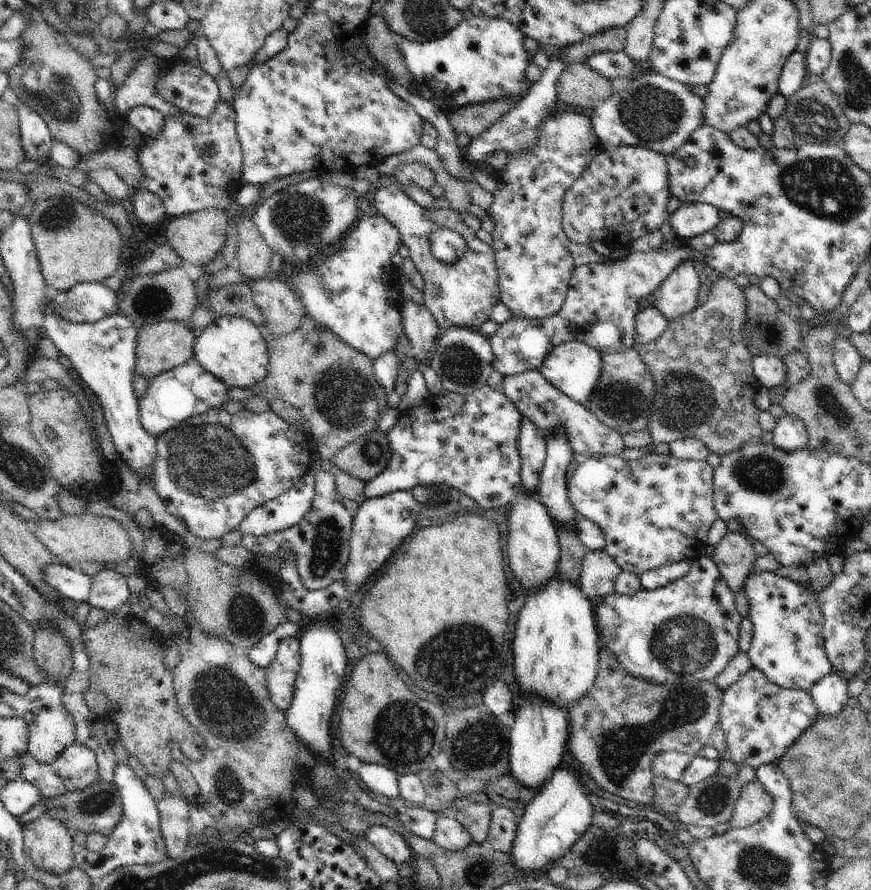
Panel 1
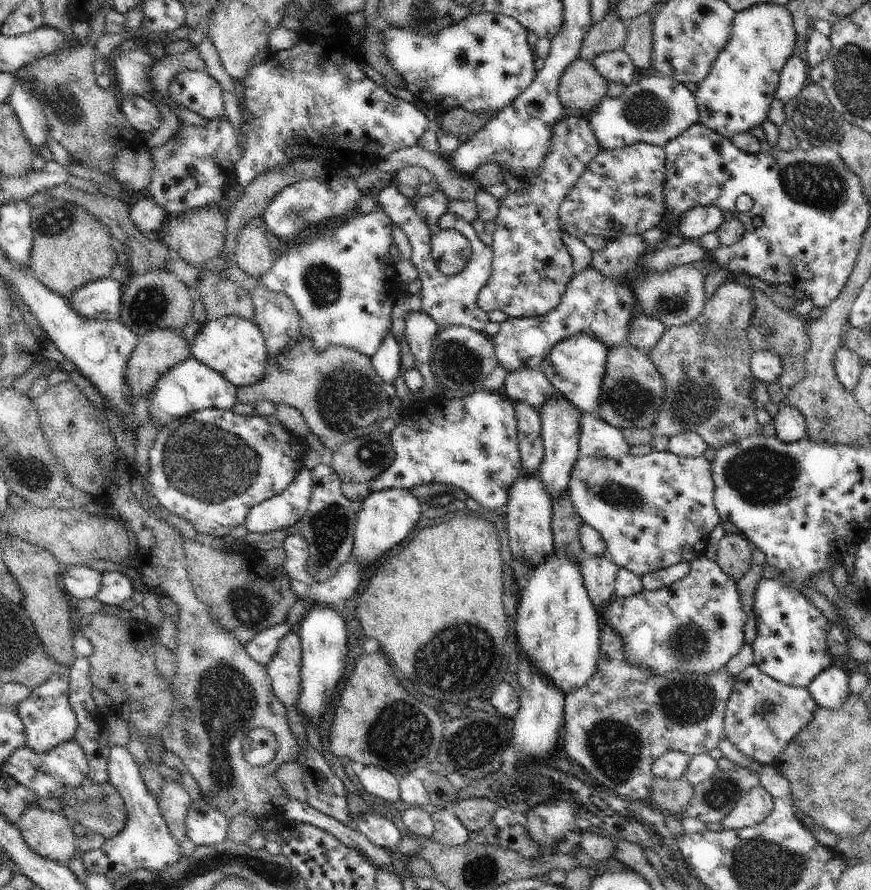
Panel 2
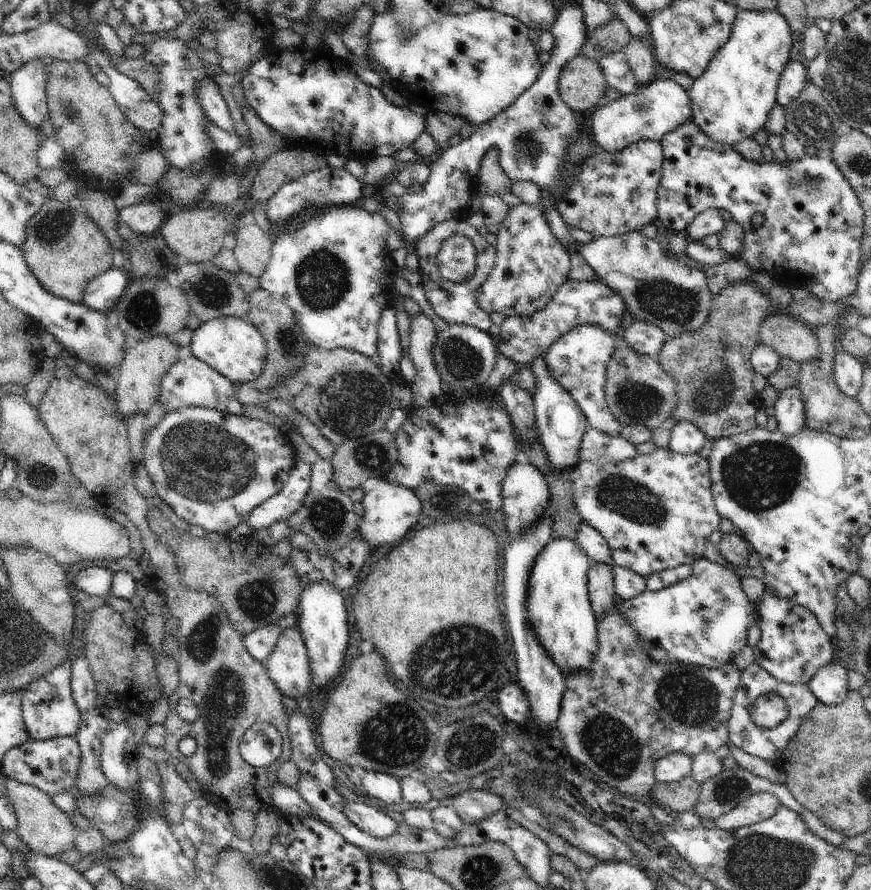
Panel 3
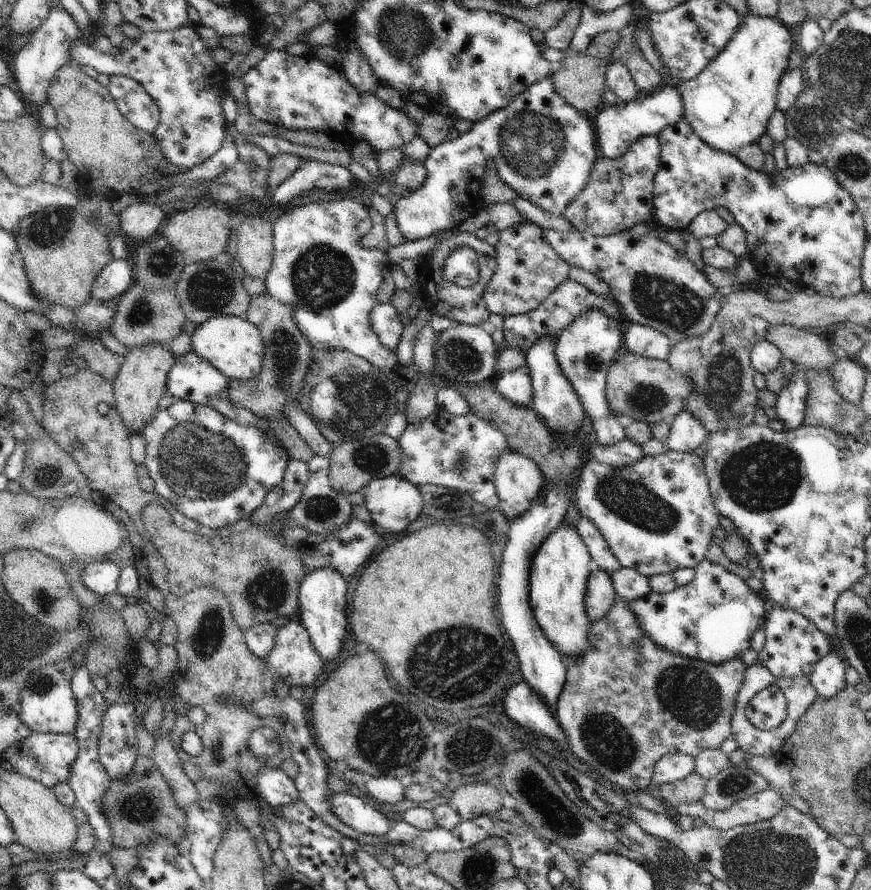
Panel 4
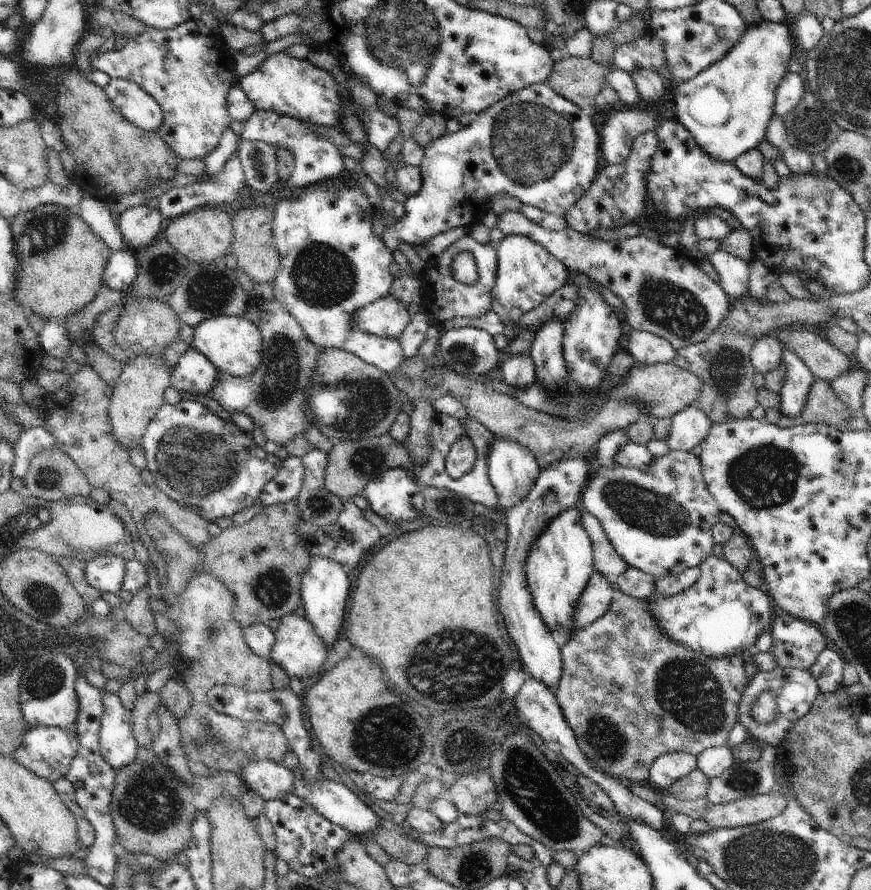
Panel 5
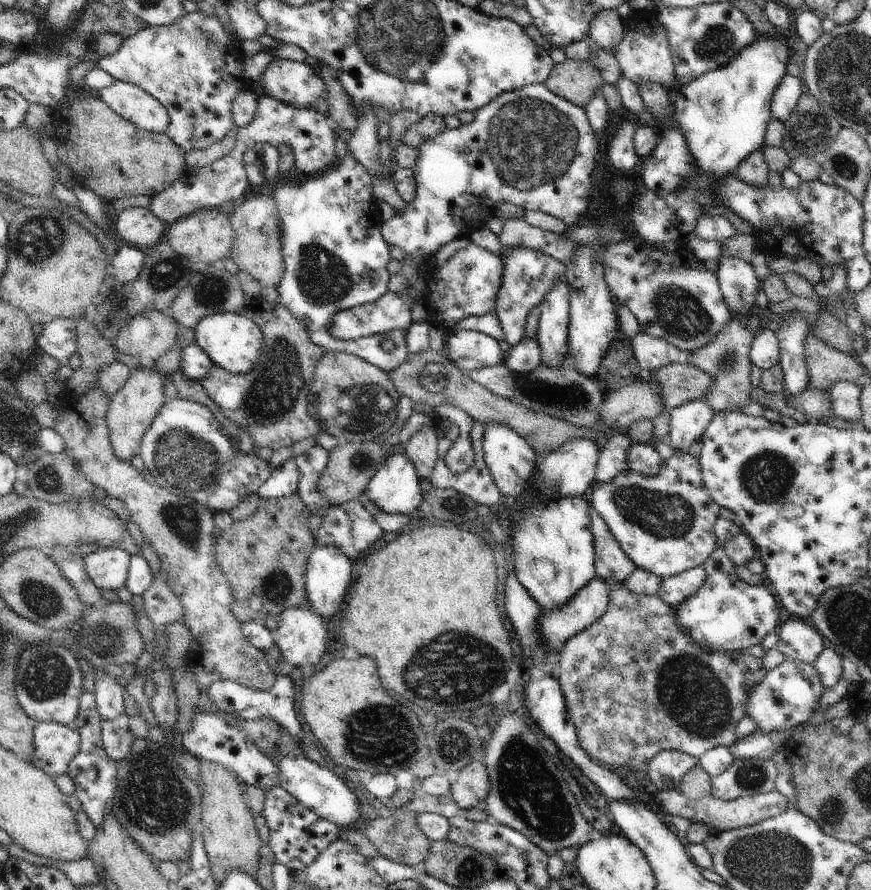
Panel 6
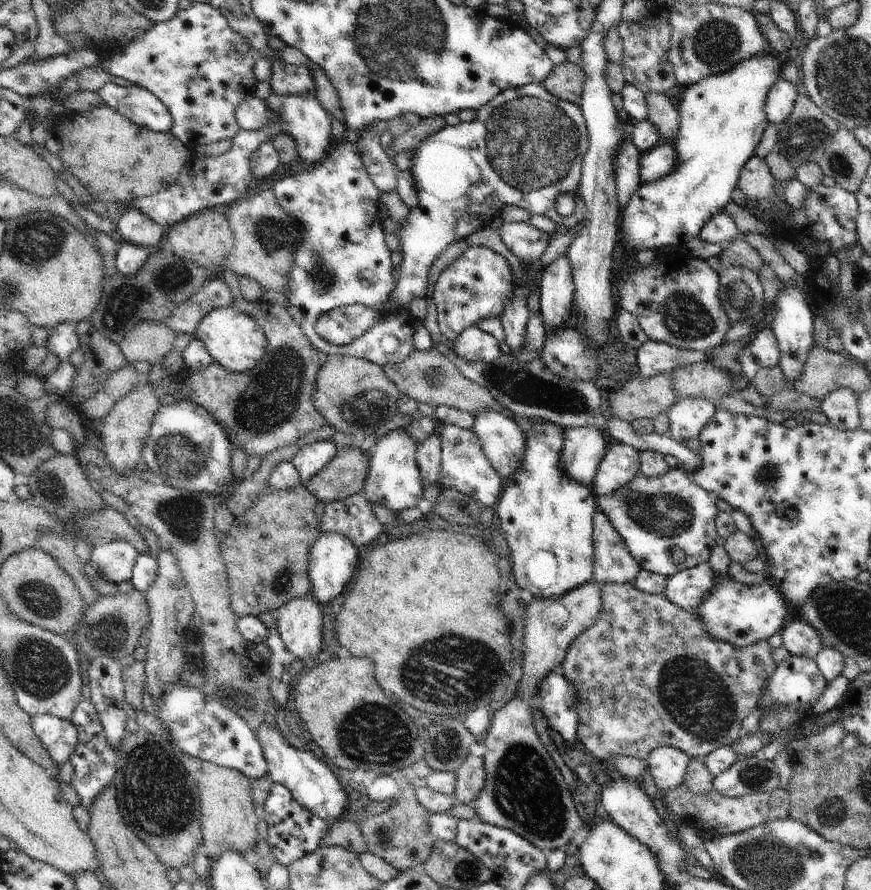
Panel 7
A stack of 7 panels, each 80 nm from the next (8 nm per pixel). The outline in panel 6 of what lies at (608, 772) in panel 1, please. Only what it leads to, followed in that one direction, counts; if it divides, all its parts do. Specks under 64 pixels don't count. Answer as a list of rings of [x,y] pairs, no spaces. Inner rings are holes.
[[[611,583],[609,605],[606,612],[588,628],[568,639],[559,652],[560,675],[557,679],[566,701],[570,720],[575,726],[580,746],[592,760],[600,765],[612,770],[614,768],[626,770],[626,772],[634,768],[634,770],[641,772],[638,773],[639,775],[644,775],[649,767],[649,762],[659,752],[674,749],[699,759],[707,750],[720,745],[729,747],[737,739],[734,729],[738,722],[745,717],[748,695],[752,694],[755,686],[760,684],[760,681],[768,672],[762,662],[762,657],[766,651],[760,645],[734,652],[706,650],[698,646],[684,631],[677,628],[674,609],[672,605],[666,604],[657,594],[636,594],[630,592],[622,583]]]

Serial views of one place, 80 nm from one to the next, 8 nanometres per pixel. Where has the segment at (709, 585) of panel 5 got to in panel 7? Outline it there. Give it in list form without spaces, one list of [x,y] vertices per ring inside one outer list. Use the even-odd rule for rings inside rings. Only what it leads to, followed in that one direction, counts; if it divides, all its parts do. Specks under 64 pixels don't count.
[[[720,545],[715,546],[707,561],[719,583],[711,588],[700,606],[692,612],[701,620],[701,625],[710,637],[742,648],[758,641],[766,641],[778,630],[783,630],[788,602],[776,586],[772,586],[768,580],[759,585],[747,585],[732,579],[728,570],[732,560]]]

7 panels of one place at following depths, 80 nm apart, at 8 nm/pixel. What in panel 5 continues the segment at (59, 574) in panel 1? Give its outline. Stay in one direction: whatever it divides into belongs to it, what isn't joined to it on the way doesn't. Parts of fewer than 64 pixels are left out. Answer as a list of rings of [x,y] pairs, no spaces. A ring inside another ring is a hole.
[[[102,555],[87,563],[86,580],[104,592],[119,593],[125,575],[126,559],[116,555]]]

